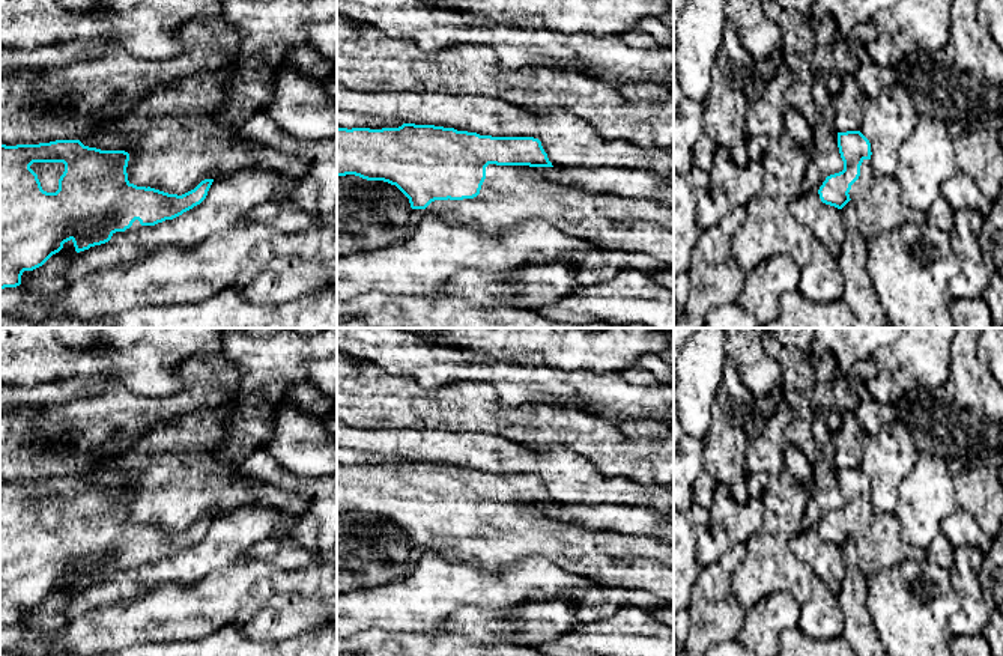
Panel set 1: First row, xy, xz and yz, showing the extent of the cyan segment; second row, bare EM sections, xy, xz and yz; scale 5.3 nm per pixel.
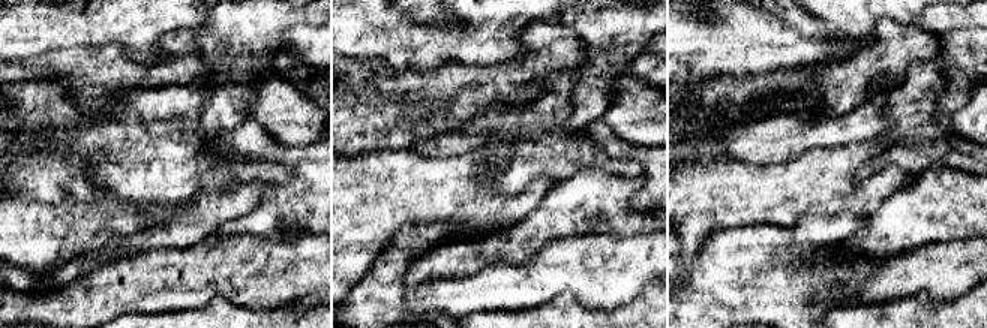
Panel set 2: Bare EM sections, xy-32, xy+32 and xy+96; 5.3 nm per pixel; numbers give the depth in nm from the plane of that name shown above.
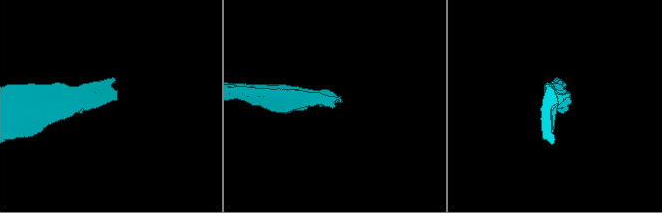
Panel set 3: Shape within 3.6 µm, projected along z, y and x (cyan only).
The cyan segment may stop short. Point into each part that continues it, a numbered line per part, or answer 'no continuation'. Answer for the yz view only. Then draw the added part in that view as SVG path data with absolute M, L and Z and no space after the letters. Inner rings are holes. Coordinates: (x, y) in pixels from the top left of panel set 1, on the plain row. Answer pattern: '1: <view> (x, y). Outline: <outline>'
1: yz (878, 534). Outline: M863 497L850 536L859 545L860 567L866 578L905 560L923 561L925 551L905 543L895 513L877 513L871 497Z

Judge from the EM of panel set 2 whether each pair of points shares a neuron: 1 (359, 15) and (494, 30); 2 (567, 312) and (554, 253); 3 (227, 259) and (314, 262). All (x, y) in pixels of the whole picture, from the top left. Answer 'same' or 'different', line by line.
1: same
2: different
3: same

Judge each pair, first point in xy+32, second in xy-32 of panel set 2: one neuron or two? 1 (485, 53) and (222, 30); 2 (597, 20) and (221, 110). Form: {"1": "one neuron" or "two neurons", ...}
{"1": "two neurons", "2": "one neuron"}

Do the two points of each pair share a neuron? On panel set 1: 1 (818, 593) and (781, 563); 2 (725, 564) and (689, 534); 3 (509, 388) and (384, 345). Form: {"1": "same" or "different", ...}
{"1": "different", "2": "different", "3": "same"}

